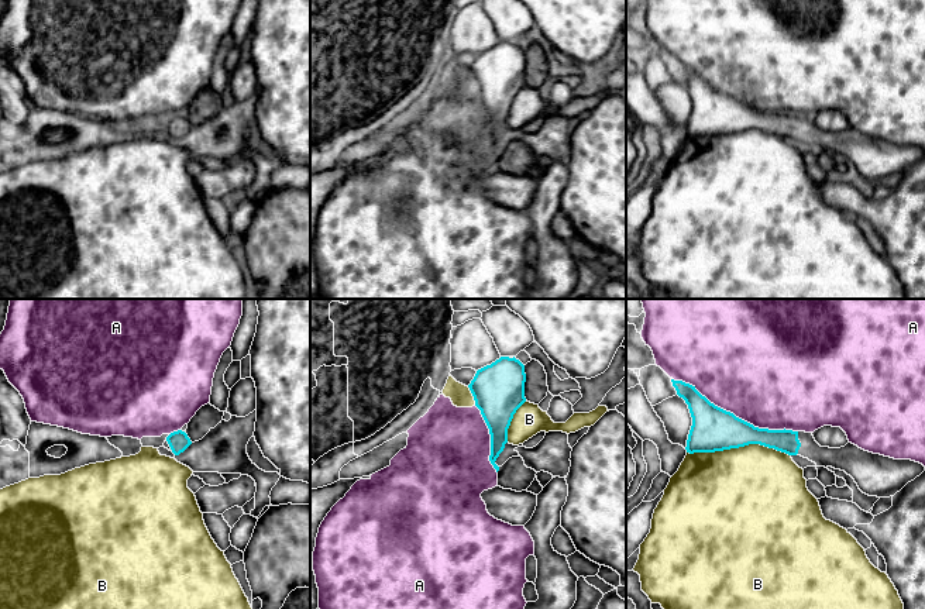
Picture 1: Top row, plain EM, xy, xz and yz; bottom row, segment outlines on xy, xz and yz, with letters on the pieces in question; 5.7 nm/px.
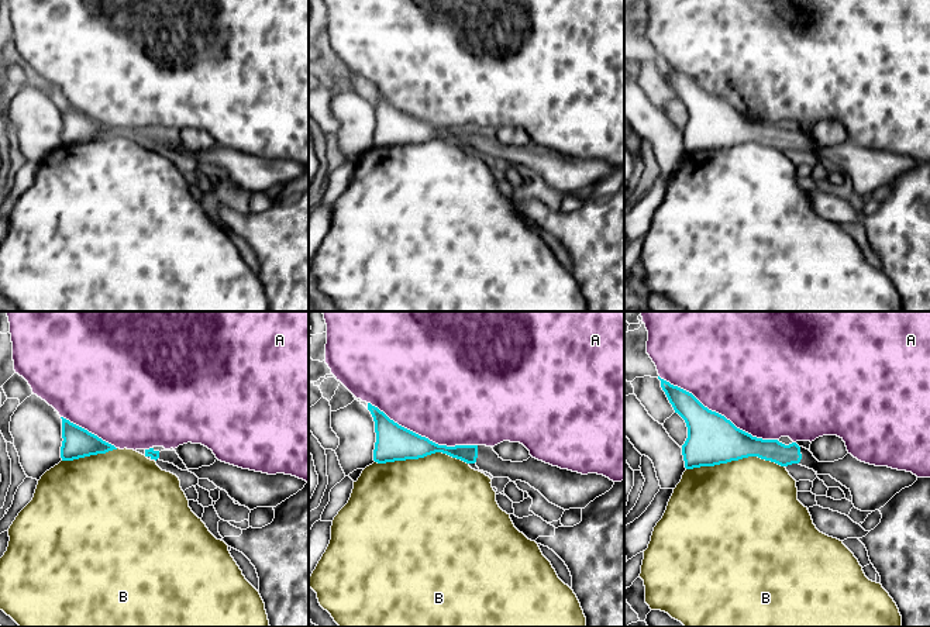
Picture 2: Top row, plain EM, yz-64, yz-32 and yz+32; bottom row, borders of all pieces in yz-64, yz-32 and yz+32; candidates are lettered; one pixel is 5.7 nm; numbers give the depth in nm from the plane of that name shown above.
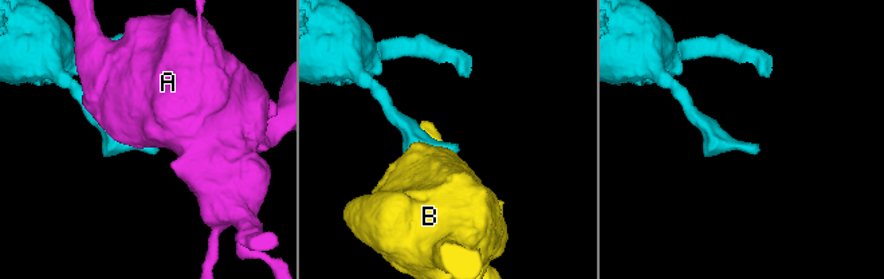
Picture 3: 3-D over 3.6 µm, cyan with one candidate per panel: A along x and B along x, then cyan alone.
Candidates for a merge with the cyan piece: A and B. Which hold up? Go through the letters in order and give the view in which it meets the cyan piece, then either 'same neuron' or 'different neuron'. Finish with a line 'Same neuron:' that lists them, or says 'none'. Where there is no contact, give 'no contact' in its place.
A: yz | different neuron
B: yz | different neuron
Same neuron: none

